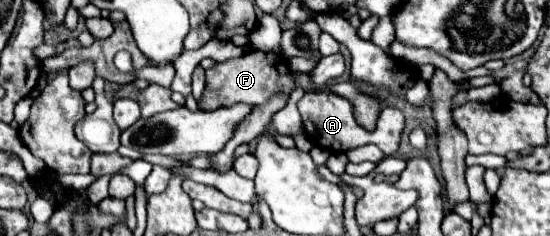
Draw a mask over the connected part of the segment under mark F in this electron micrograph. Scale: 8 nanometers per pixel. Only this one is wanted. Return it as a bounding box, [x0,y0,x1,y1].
[198,52,294,110]

